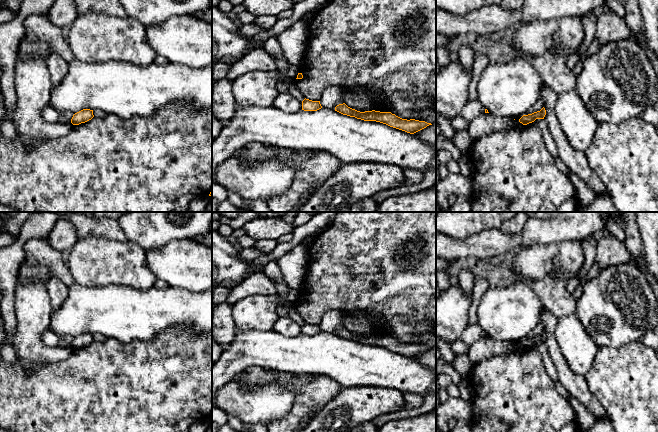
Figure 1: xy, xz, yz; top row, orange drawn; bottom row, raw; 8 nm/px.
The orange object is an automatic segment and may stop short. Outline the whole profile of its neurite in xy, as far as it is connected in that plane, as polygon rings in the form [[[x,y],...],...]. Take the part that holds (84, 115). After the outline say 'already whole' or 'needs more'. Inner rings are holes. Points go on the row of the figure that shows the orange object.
[[[83,109],[73,115],[71,123],[73,125],[79,125],[81,123],[85,123],[91,120],[93,117],[94,117],[93,110]]]; already whole

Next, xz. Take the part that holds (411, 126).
[[[345,103],[337,105],[335,107],[335,111],[364,121],[380,122],[410,134],[414,134],[427,126],[432,125],[431,123],[427,123],[425,121],[402,119],[391,112],[380,112],[375,110],[360,112],[348,107]]]; already whole

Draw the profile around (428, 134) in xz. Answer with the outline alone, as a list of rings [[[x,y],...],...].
[[[436,124],[427,126],[426,128],[414,133],[419,139],[436,146]]]

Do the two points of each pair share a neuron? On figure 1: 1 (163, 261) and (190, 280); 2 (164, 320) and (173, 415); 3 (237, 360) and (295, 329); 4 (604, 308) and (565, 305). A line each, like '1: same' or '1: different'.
1: same
2: different
3: different
4: different

